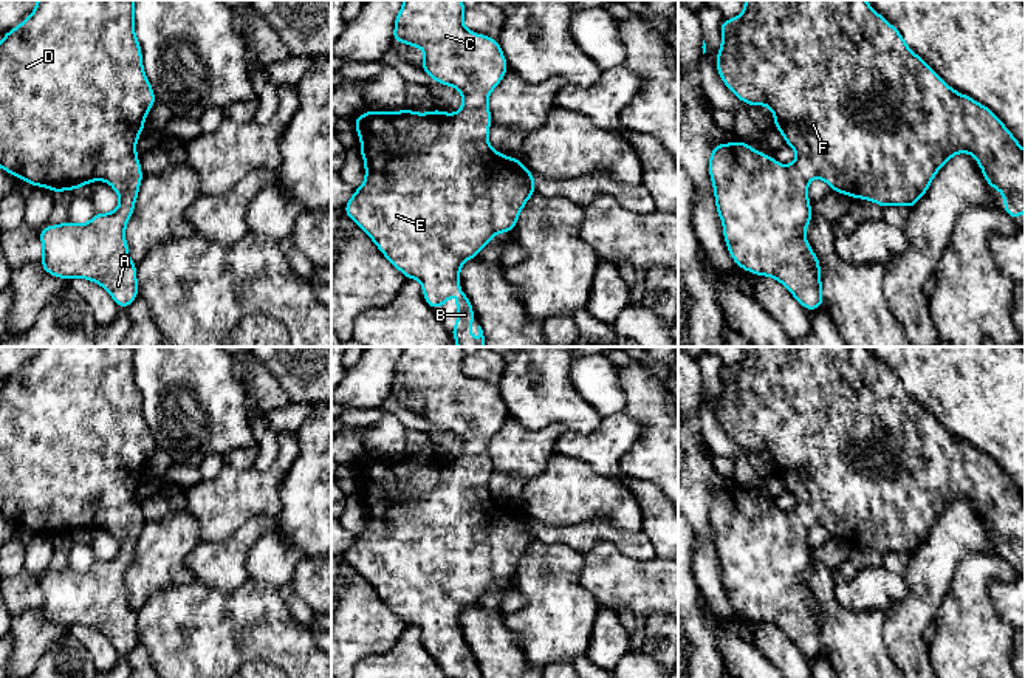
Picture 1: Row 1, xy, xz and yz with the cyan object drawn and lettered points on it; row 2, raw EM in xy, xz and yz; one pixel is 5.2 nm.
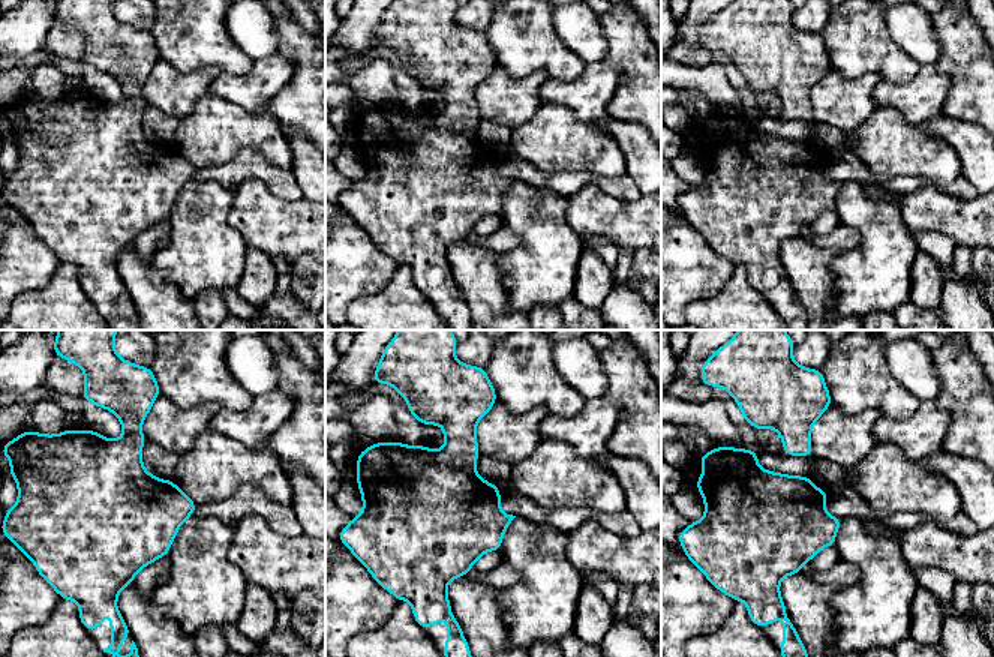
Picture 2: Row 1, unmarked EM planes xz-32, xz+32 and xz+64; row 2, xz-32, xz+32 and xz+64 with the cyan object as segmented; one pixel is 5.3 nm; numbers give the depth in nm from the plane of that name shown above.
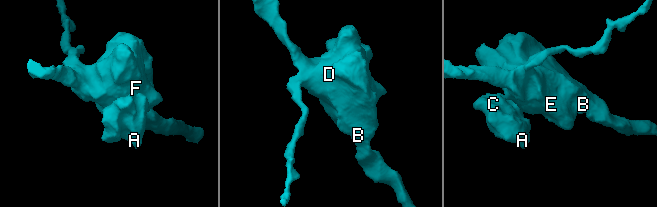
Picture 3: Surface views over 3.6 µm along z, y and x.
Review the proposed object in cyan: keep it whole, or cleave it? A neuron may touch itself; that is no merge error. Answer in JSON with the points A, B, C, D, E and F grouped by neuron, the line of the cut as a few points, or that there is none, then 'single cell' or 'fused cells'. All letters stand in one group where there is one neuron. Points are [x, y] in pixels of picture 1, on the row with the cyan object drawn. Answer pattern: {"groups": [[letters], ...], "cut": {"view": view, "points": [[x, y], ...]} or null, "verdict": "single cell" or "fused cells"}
{"groups": [["A", "B", "C", "D", "E", "F"]], "cut": null, "verdict": "single cell"}

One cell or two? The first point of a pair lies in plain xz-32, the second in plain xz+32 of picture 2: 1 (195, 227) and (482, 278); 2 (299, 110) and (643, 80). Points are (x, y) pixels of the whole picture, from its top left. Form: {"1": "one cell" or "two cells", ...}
{"1": "two cells", "2": "one cell"}

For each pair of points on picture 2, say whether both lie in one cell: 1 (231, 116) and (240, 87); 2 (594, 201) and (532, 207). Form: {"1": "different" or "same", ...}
{"1": "different", "2": "different"}

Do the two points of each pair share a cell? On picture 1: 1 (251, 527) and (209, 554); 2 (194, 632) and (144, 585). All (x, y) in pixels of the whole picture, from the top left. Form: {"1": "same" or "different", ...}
{"1": "same", "2": "different"}

